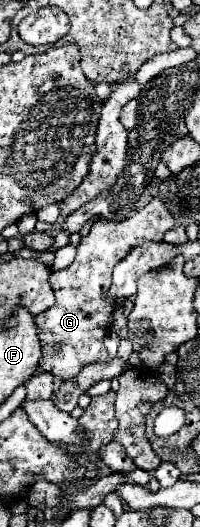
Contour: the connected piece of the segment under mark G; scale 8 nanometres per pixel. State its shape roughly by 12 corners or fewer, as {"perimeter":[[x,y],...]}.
{"perimeter":[[161,199],[99,219],[51,275],[35,317],[41,369],[71,379],[107,361],[113,267],[175,225]]}

